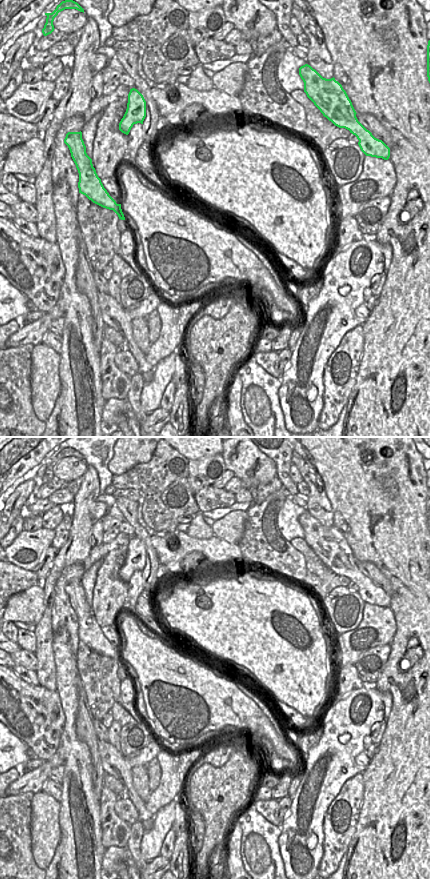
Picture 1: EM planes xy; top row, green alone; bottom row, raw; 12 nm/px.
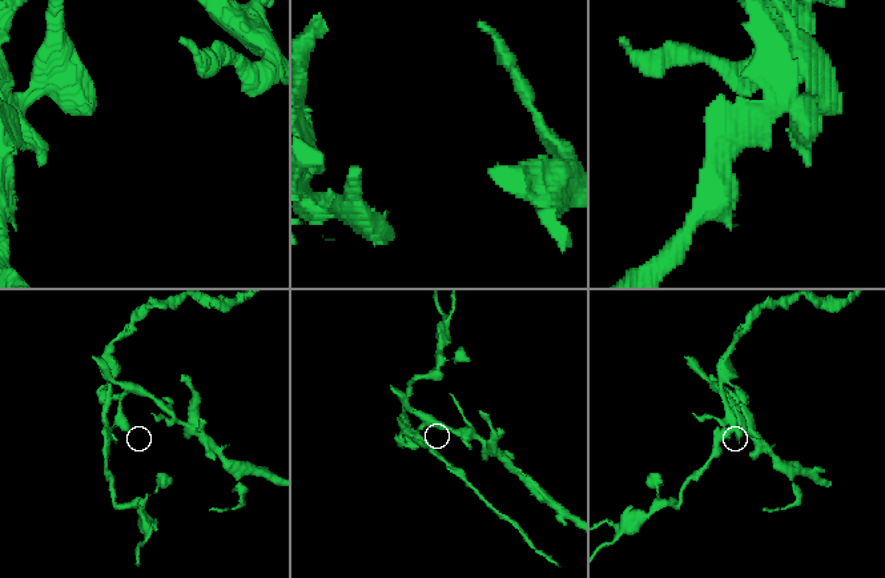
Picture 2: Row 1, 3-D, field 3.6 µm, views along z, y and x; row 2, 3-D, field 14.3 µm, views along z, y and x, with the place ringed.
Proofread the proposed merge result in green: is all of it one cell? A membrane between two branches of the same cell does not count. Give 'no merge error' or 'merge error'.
merge error

